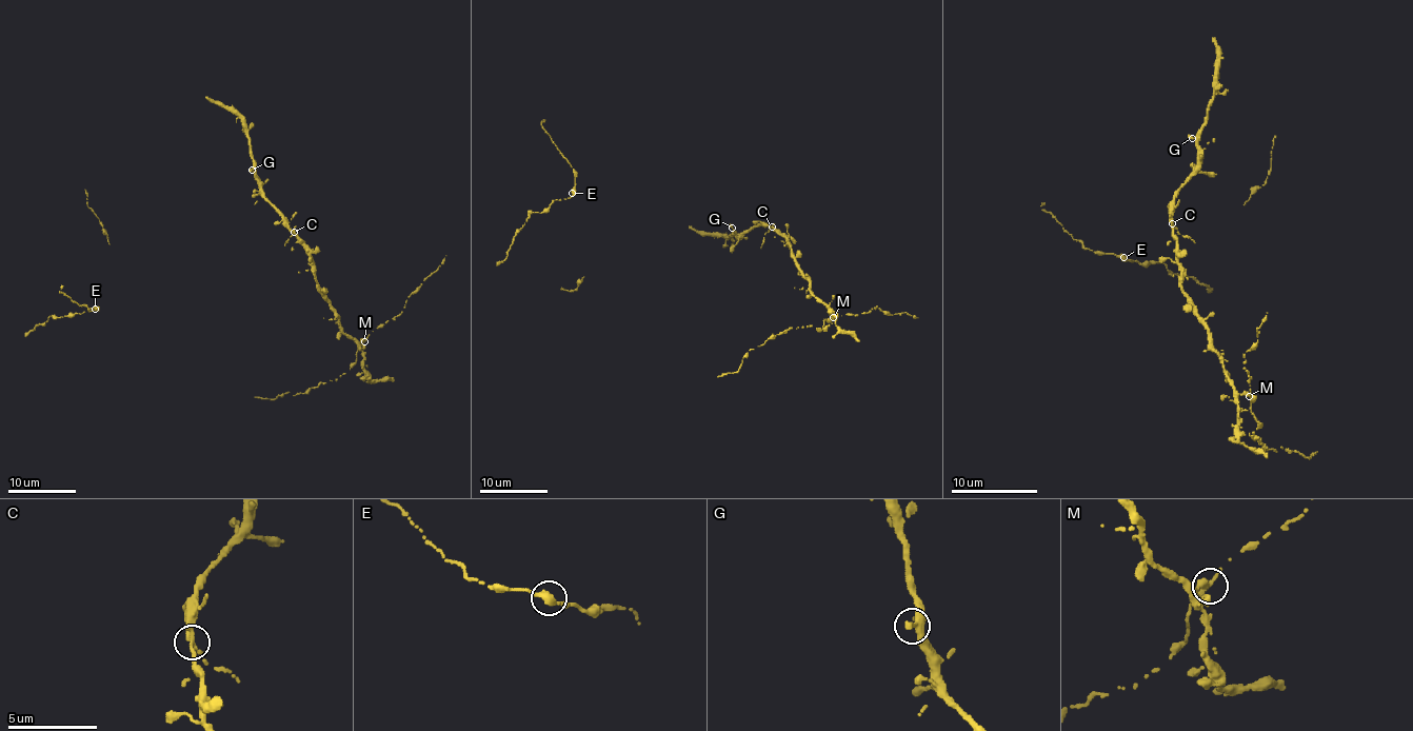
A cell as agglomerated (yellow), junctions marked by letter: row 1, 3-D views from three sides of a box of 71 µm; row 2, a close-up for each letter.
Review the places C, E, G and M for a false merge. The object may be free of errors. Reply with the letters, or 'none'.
none

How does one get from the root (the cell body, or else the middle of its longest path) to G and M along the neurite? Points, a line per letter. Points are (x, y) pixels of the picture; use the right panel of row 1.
G: (1172, 213), (1173, 196), (1198, 163), (1198, 145), (1192, 138)
M: (1172, 213), (1172, 235), (1181, 273), (1181, 290), (1188, 305), (1207, 331), (1227, 379), (1235, 390), (1250, 396)

